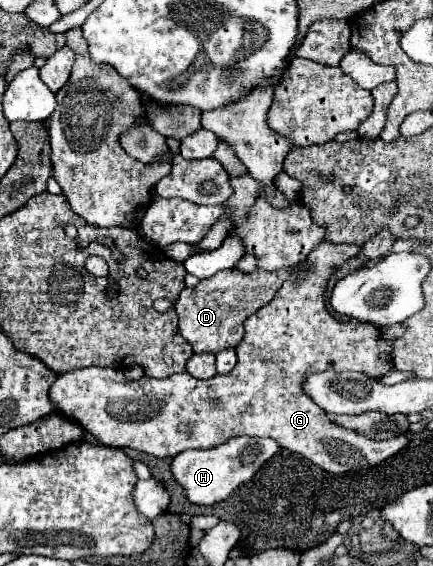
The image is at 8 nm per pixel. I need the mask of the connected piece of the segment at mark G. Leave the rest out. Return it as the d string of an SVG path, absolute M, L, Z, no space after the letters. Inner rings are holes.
M324 242L316 250L312 250L306 258L308 266L296 266L294 272L282 284L278 296L252 314L244 326L244 338L238 344L238 364L226 376L212 376L208 380L198 380L188 372L172 374L168 378L140 378L136 382L126 382L122 370L116 368L82 368L74 372L60 374L58 380L50 388L50 400L54 400L56 408L62 410L68 418L82 422L82 426L92 432L100 442L110 446L126 446L134 448L158 458L176 456L188 448L212 448L226 442L232 436L270 436L282 448L290 452L302 454L312 460L316 466L330 474L344 474L366 470L370 466L380 464L382 460L394 456L408 444L406 436L390 438L390 440L370 440L360 436L354 430L346 430L332 420L324 408L318 408L302 388L302 380L310 376L310 372L326 372L326 370L358 370L372 378L382 378L384 374L396 370L392 364L394 340L382 338L382 328L376 324L358 324L358 322L340 322L326 308L326 286L334 276L338 266L346 264L350 258L360 254L360 246L354 244L330 244ZM380 354L386 354L388 360L382 360Z

